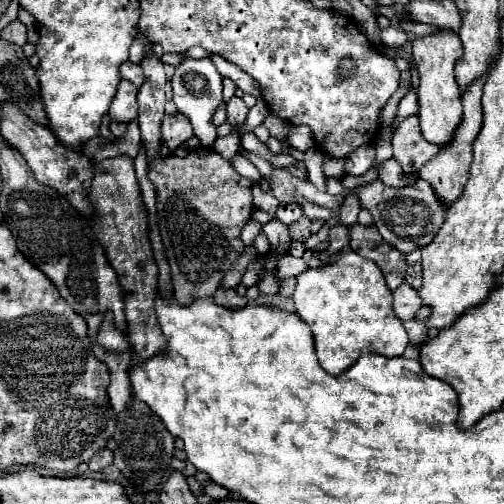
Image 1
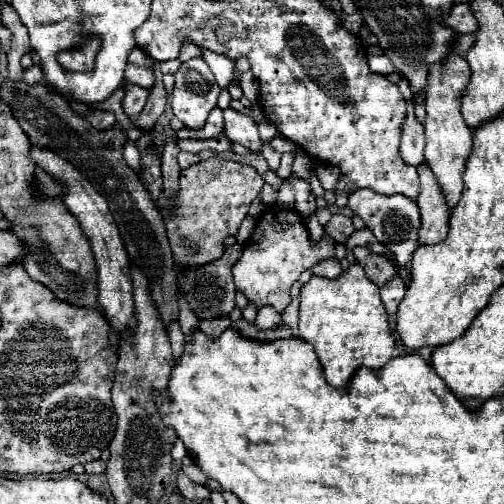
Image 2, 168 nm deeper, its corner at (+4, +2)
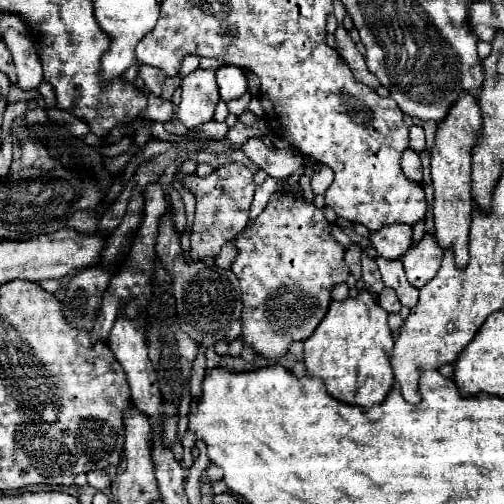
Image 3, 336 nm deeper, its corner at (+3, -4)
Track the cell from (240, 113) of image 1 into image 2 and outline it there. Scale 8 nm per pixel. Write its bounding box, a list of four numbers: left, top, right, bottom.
[224,107,262,153]

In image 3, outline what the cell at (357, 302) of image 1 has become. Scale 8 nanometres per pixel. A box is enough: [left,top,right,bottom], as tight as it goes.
[303,289,393,407]

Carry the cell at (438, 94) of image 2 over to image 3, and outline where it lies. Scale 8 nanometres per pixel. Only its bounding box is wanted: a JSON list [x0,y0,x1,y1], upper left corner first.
[431,91,479,267]

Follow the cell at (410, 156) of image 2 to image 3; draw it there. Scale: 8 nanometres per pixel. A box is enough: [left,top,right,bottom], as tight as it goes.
[401,147,421,181]

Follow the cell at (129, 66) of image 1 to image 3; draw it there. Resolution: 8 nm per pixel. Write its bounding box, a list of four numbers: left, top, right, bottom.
[139,65,165,95]

